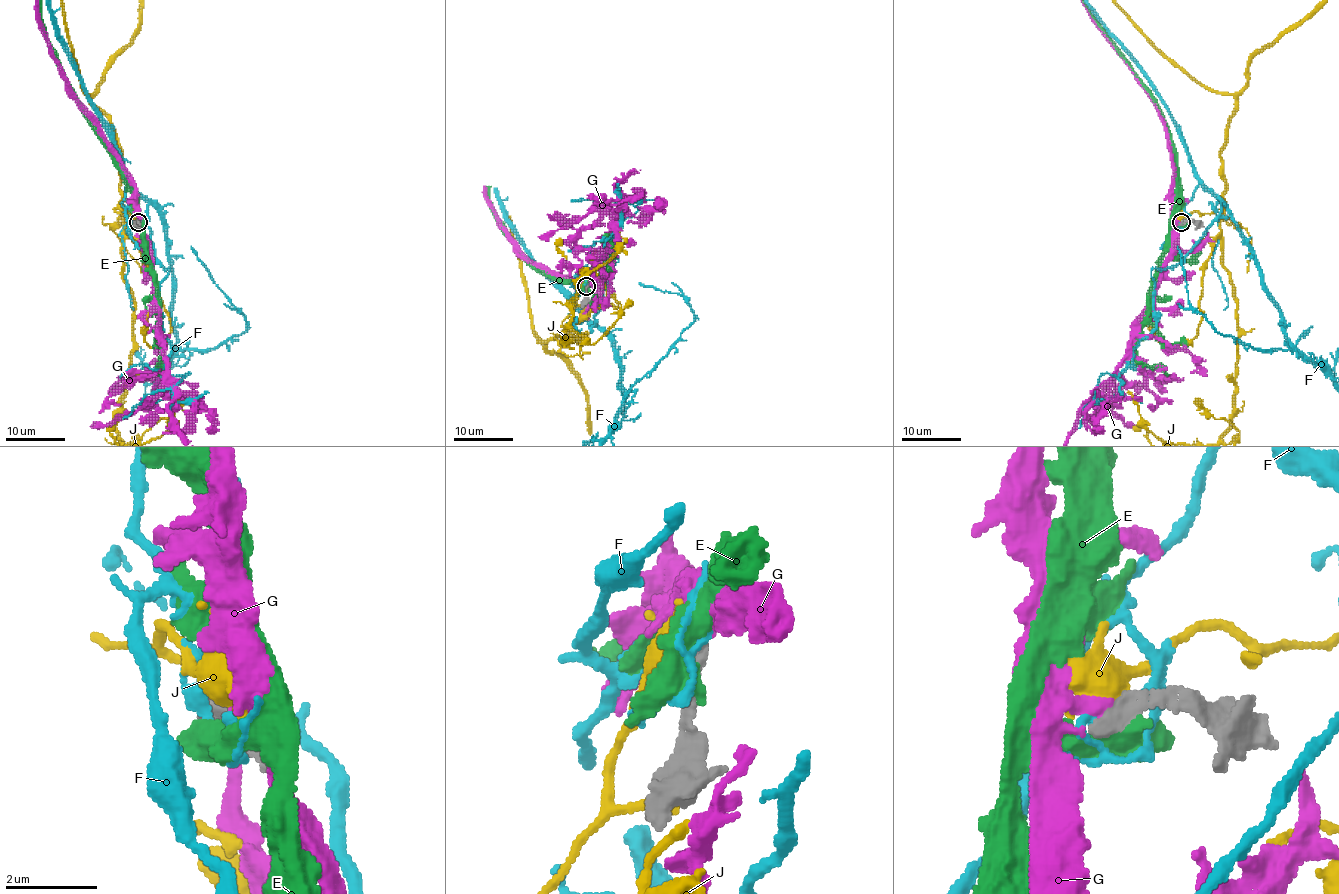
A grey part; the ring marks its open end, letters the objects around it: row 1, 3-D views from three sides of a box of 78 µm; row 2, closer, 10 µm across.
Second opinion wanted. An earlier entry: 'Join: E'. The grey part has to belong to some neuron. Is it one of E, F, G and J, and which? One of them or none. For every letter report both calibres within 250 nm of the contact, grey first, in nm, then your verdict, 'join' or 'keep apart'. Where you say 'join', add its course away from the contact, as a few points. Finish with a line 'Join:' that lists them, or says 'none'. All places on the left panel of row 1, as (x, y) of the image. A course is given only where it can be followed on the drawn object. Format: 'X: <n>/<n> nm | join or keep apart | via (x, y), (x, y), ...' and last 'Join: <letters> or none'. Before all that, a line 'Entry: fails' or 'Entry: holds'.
Entry: fails
E: 360/500 nm | keep apart
F: 320/280 nm | keep apart
G: 360/360 nm | join
J: 360/440 nm | keep apart
Join: G

